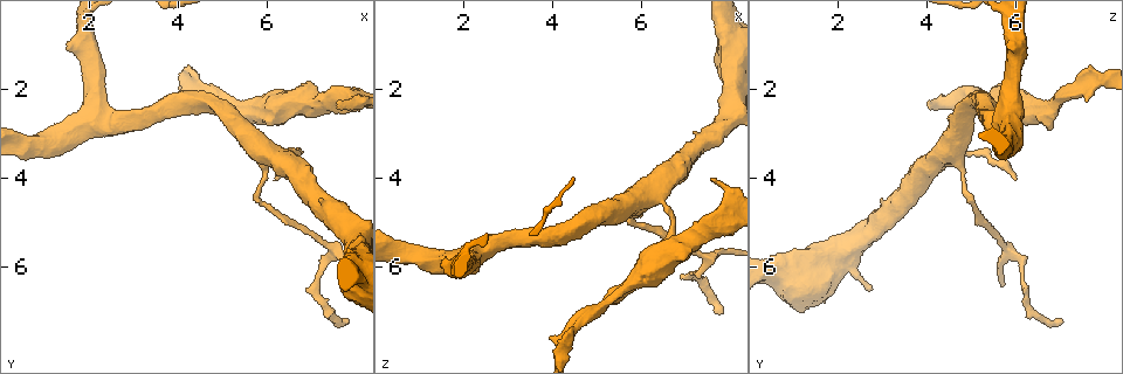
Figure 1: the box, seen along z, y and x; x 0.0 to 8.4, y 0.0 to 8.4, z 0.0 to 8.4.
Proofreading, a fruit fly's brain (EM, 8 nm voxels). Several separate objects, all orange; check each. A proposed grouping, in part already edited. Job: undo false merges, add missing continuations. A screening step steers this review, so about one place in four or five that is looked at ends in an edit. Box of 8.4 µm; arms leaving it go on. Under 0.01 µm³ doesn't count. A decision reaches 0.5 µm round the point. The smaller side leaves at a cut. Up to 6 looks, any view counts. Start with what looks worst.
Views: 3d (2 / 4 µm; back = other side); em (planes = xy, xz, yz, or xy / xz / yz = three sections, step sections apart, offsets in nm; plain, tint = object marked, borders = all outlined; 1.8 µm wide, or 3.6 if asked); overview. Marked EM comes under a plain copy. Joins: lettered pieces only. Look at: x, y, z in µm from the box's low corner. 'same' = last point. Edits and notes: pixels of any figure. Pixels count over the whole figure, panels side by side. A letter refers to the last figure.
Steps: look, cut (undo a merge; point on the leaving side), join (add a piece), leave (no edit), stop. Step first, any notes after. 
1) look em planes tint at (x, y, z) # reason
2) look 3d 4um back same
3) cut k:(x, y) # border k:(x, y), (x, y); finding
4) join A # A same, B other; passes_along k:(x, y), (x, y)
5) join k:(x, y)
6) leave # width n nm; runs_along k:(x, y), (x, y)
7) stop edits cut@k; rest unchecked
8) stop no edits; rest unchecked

look em planes borders at (4.00, 2.35, 7.60)

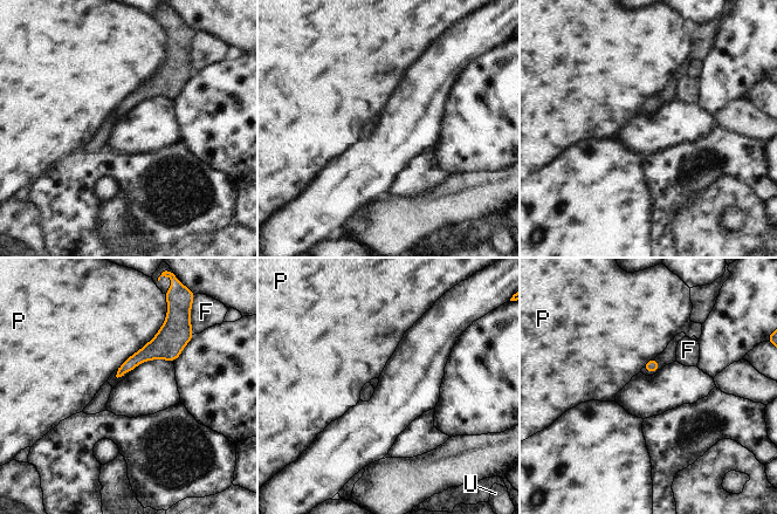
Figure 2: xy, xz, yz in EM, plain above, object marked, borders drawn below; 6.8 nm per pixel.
leave # F other, P other, U other; border 2:(166, 317), (158, 331), (117, 368); no lettered piece goes on from it

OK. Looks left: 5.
look em planes borders at (7.50, 2.40, 3.95) # free end

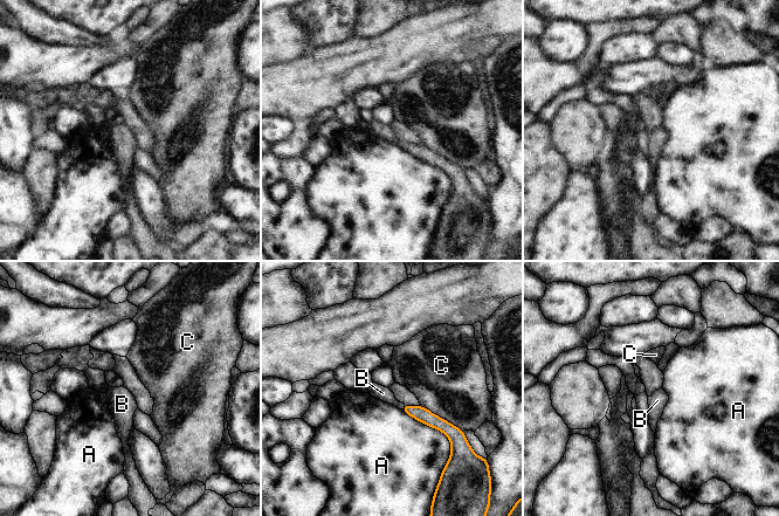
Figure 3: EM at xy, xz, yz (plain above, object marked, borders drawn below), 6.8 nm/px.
join B # A other, B same, C other; passes_along 3:(422, 414), (402, 406), (383, 393); it goes on there

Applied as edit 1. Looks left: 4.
look overview

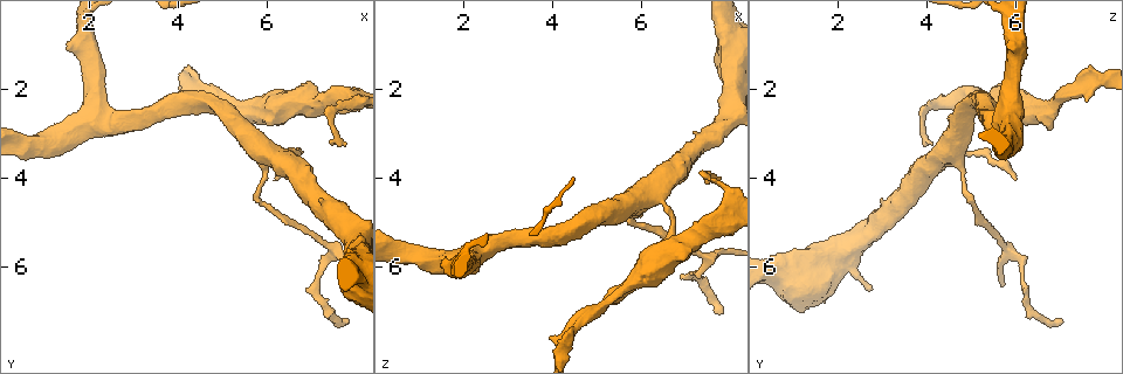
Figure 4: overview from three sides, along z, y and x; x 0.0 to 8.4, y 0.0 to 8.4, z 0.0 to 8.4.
look em xy step 4 borders at (7.80, 7.25, 7.05) # an open end

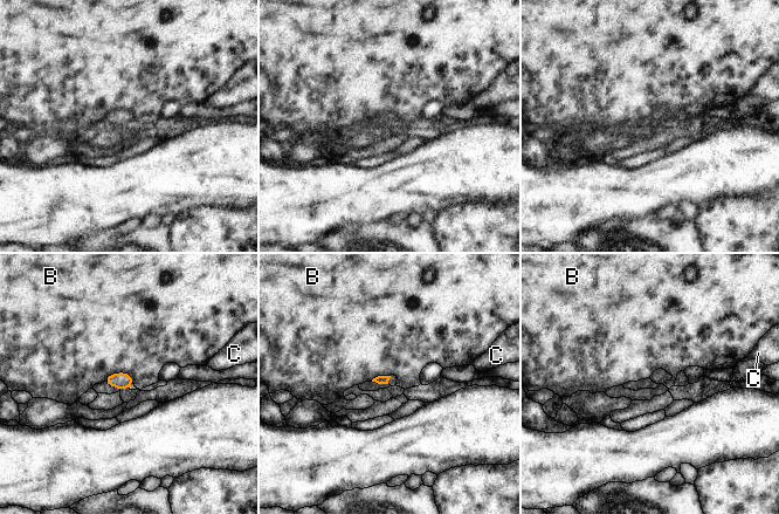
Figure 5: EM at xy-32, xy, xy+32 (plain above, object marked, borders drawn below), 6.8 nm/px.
look em planes borders same

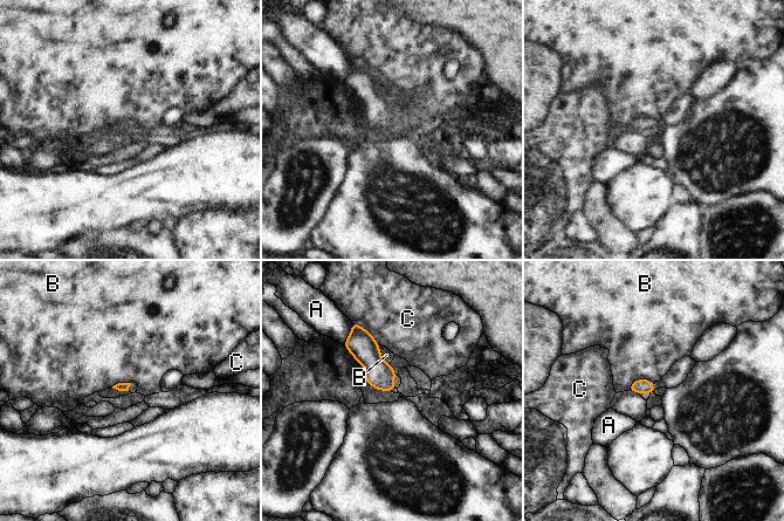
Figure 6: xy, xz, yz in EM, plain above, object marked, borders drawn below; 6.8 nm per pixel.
leave # longest_contact C 240 nm; A other, B other, C other; no lettered piece goes on from it

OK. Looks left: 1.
stop edits join@3; rest unchecked

